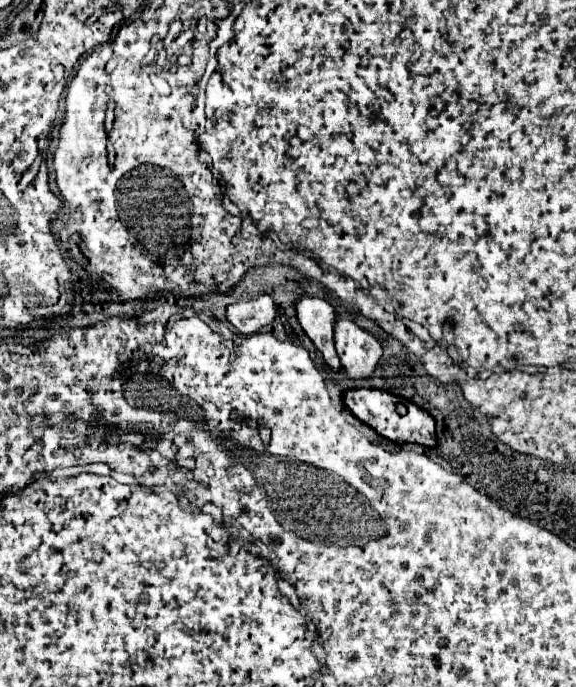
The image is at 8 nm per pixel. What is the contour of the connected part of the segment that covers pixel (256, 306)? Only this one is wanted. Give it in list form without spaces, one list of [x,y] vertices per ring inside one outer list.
[[[251,295],[237,303],[227,305],[229,323],[243,335],[251,335],[269,325],[275,317],[275,305],[269,295]]]

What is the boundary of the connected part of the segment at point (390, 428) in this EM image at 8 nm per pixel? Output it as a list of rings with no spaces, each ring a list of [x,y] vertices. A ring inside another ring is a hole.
[[[361,387],[361,389],[345,391],[343,393],[343,403],[359,421],[373,427],[381,437],[385,437],[389,441],[421,443],[421,445],[427,445],[427,447],[435,447],[435,421],[433,421],[433,417],[425,409],[421,409],[419,405],[415,405],[407,399],[401,399],[401,397],[397,397],[389,391],[383,391],[383,389],[363,389]],[[395,403],[405,403],[407,413],[399,415],[397,409],[395,409]]]

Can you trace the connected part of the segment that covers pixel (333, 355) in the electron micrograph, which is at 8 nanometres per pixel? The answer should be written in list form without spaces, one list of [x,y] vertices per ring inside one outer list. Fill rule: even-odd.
[[[301,295],[295,301],[295,309],[297,309],[297,319],[299,319],[303,331],[307,333],[307,337],[323,353],[325,363],[331,369],[337,371],[341,367],[341,363],[339,363],[337,351],[335,351],[335,343],[333,343],[335,309],[331,307],[331,303],[321,299],[321,297]]]

